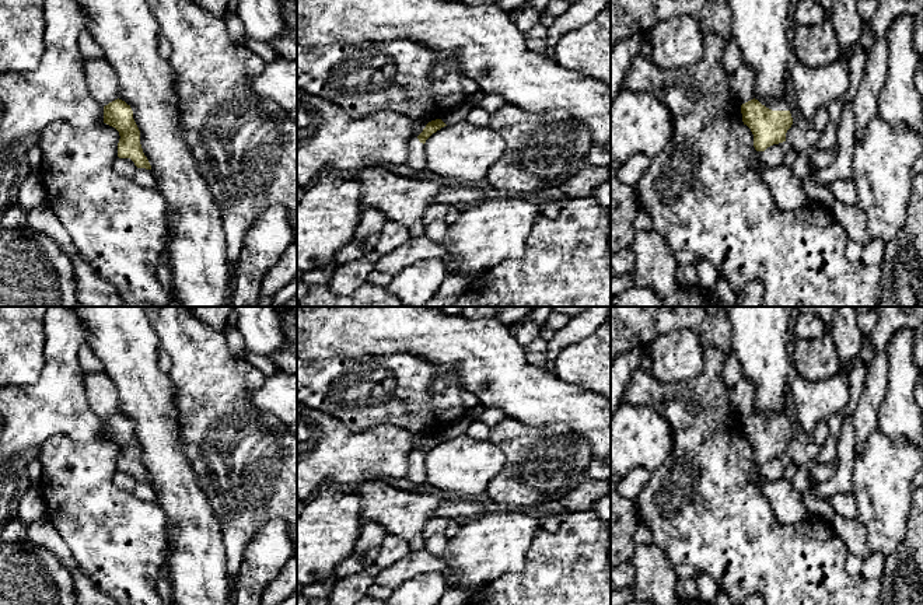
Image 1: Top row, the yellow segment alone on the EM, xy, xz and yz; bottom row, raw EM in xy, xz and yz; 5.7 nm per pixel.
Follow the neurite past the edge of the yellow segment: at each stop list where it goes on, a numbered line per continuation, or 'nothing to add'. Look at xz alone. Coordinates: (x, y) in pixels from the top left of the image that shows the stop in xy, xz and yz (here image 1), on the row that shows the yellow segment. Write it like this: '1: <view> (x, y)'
1: xz (416, 160)

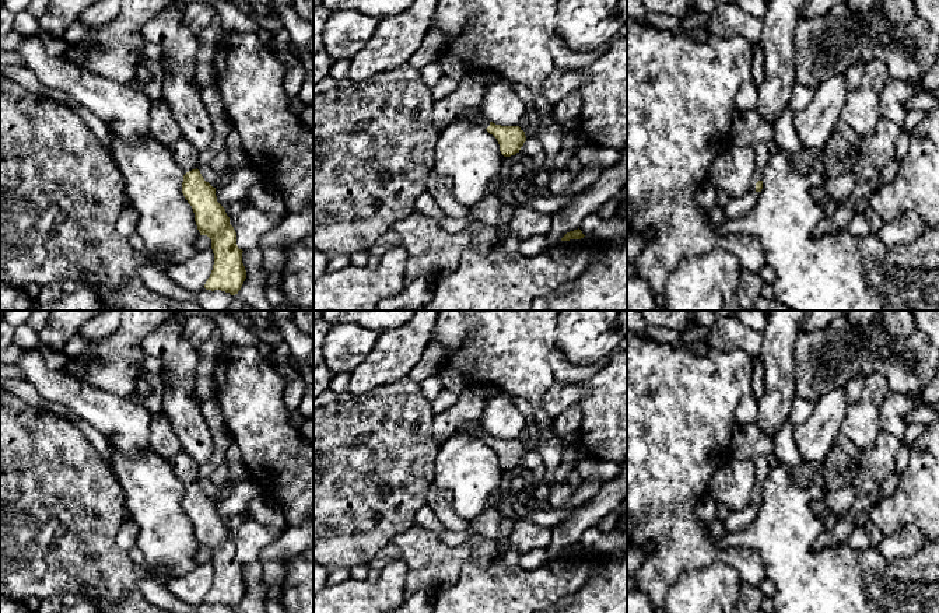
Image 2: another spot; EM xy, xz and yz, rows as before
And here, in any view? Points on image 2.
1: yz (764, 150)

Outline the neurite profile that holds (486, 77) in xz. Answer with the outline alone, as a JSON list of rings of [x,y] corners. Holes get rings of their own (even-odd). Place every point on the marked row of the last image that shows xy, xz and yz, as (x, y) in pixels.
[[[474,69],[472,74],[484,85],[494,84],[504,80],[490,70]]]

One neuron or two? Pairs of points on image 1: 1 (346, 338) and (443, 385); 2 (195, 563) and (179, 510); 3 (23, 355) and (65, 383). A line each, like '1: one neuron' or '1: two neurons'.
1: two neurons
2: one neuron
3: two neurons

